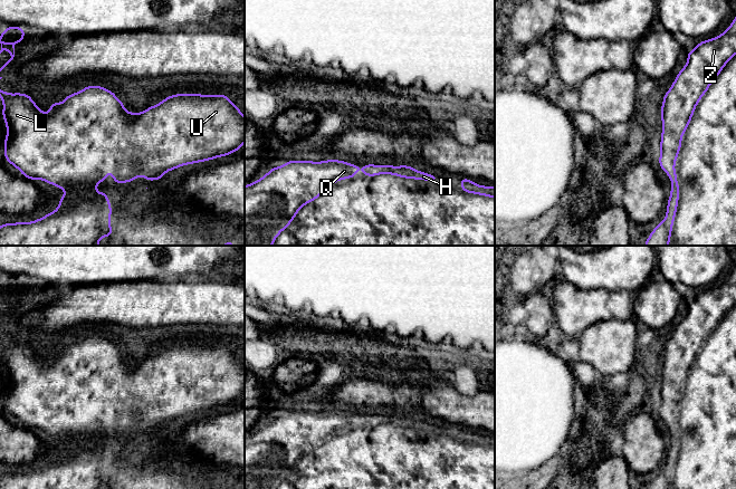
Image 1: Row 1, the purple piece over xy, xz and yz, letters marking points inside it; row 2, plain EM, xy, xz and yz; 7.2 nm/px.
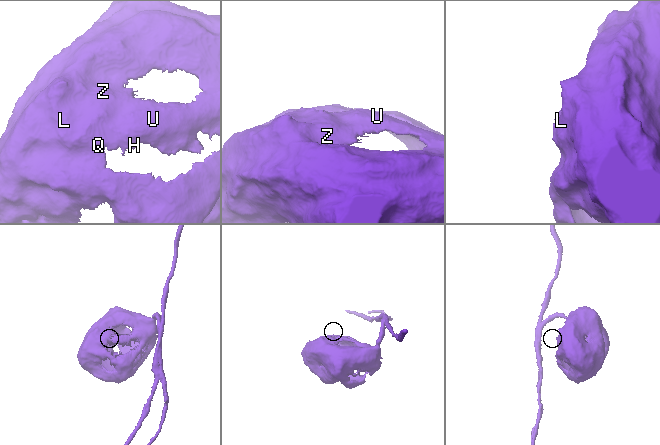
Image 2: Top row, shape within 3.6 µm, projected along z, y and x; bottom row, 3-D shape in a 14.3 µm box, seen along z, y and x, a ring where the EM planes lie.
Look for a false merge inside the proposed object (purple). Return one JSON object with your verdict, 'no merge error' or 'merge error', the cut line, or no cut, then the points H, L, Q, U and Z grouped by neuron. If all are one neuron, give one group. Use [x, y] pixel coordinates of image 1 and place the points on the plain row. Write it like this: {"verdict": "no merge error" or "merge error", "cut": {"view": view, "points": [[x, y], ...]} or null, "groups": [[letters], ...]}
{"verdict": "no merge error", "cut": null, "groups": [["H", "L", "Q", "U", "Z"]]}

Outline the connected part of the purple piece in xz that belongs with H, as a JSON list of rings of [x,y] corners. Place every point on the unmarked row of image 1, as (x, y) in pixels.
[[[362,415],[364,426],[375,426],[377,424],[393,424],[395,426],[402,426],[404,429],[415,429],[422,431],[433,431],[436,428],[427,422],[414,420],[412,416],[390,416],[390,415]]]

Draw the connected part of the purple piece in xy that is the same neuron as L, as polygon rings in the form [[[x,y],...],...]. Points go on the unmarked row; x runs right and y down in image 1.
[[[90,335],[83,338],[80,343],[69,344],[60,354],[57,354],[55,351],[52,355],[49,353],[48,356],[51,358],[51,361],[47,365],[45,365],[34,353],[29,344],[16,343],[8,346],[8,343],[9,342],[0,339],[0,348],[3,349],[3,362],[1,365],[4,368],[8,380],[7,387],[3,392],[4,409],[13,416],[16,416],[25,428],[28,428],[32,431],[40,429],[51,435],[58,435],[60,441],[64,441],[66,438],[68,438],[69,440],[66,445],[60,447],[58,459],[54,462],[48,463],[41,469],[35,470],[30,473],[21,471],[18,473],[0,474],[0,489],[101,489],[104,486],[109,488],[114,483],[114,479],[109,478],[112,457],[109,450],[106,448],[109,442],[105,441],[99,444],[95,441],[98,431],[106,431],[108,420],[113,420],[113,431],[117,434],[122,434],[124,432],[133,432],[134,430],[136,430],[136,426],[138,424],[141,424],[145,430],[149,430],[149,433],[152,433],[156,429],[163,430],[163,424],[165,422],[174,420],[182,415],[209,411],[210,409],[214,410],[219,406],[226,408],[228,404],[241,399],[242,394],[245,393],[245,368],[242,367],[242,362],[238,358],[238,356],[233,356],[230,348],[221,344],[203,346],[201,344],[180,343],[173,346],[168,346],[157,355],[150,356],[142,363],[134,364],[128,363],[124,359],[124,354],[114,345],[112,341],[103,338],[101,336]]]

